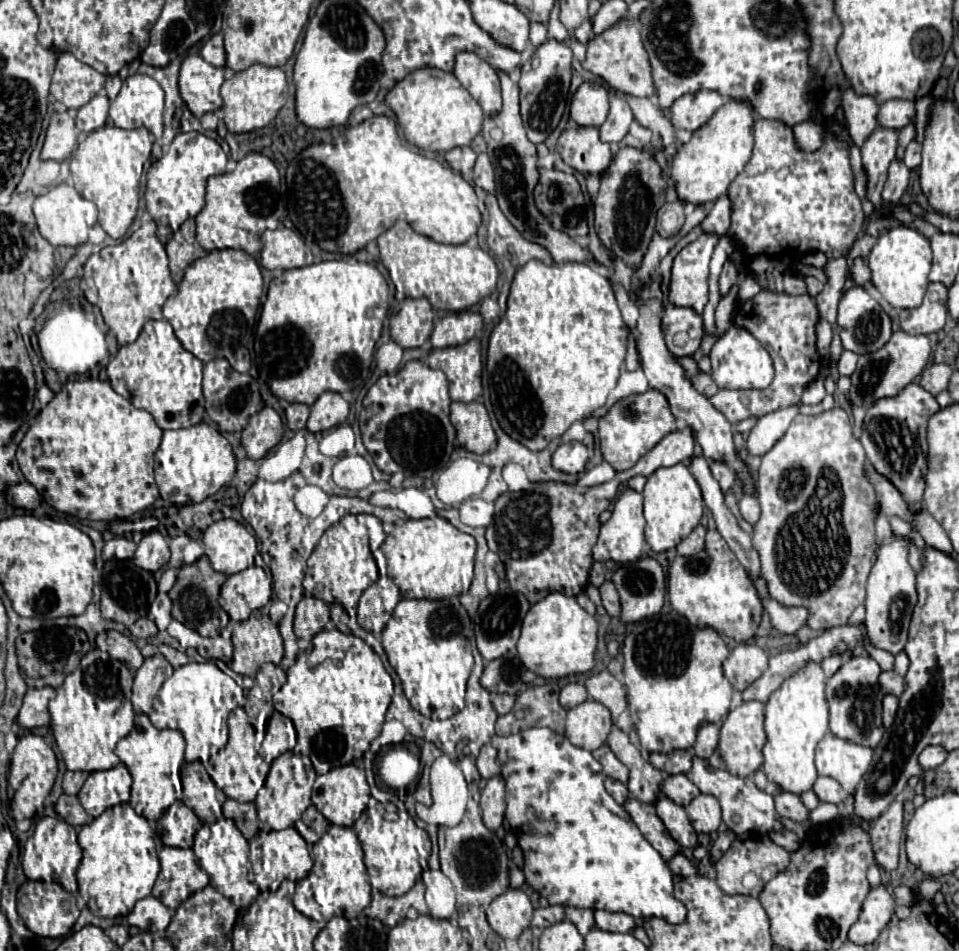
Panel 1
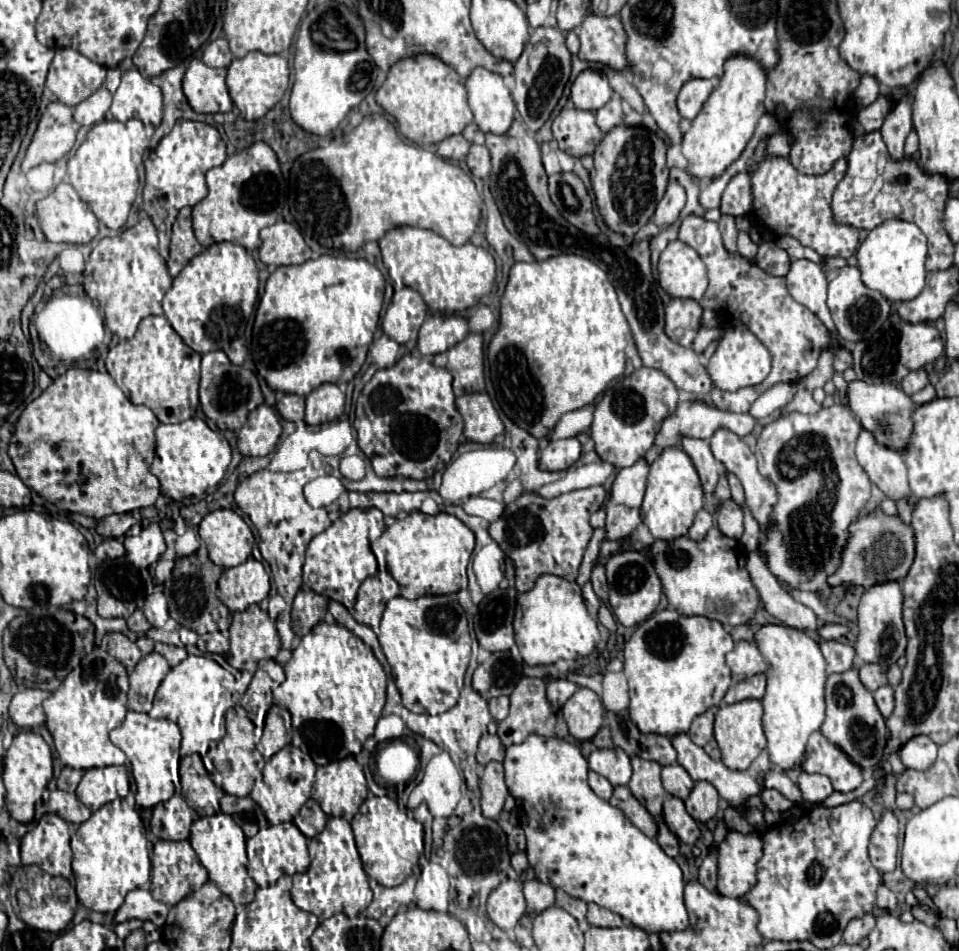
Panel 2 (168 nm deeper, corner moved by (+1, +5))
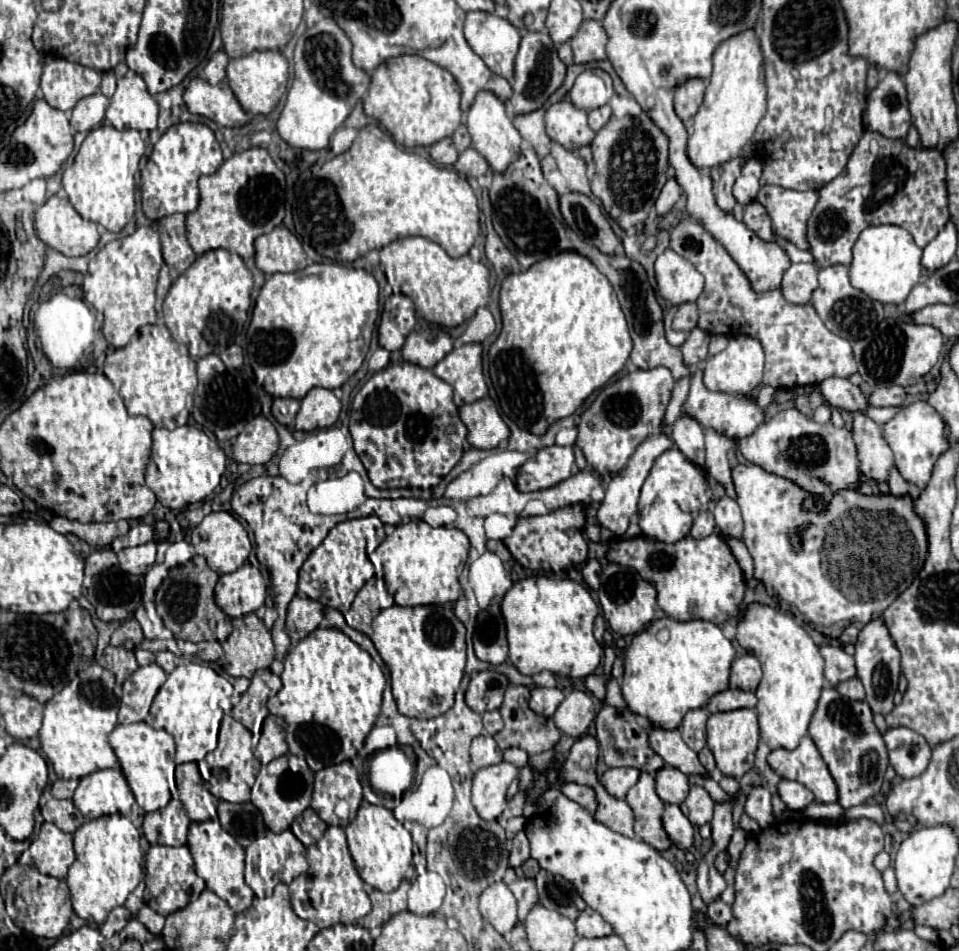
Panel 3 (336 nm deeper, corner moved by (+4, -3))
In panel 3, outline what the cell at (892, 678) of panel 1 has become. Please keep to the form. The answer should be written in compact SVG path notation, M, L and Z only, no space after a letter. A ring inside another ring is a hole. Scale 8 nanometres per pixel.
M853 677L849 681L843 681L841 685L837 685L837 691L847 697L847 699L853 699L853 701L863 701L865 699L865 689L863 689L863 683L859 677Z

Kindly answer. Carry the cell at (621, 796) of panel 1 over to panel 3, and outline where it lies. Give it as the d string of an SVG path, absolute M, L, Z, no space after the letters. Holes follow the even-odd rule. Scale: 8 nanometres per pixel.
M565 781L565 783L561 785L561 791L563 791L569 799L573 799L573 801L577 801L577 803L585 805L585 809L589 809L591 813L595 813L595 809L597 809L599 801L597 801L597 797L595 797L595 789L593 789L593 787Z

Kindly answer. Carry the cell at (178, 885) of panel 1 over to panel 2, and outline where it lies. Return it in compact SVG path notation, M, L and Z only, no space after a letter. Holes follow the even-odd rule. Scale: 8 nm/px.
M158 841L150 855L152 861L152 879L150 879L150 893L156 901L162 901L166 905L176 905L182 901L188 893L200 889L208 881L208 871L198 861L190 841Z

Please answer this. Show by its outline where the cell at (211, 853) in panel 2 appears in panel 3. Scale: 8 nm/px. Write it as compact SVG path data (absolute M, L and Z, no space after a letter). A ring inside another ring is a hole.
M219 821L191 823L189 825L189 835L187 835L187 847L189 847L189 851L195 859L195 871L201 879L205 879L207 889L211 889L223 901L227 901L229 907L235 913L241 913L241 911L249 909L249 905L253 901L253 891L243 881L245 849L219 825Z

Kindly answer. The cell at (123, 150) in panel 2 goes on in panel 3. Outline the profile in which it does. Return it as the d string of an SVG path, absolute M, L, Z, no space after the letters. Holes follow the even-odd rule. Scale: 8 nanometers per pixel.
M111 125L93 129L81 143L73 165L63 171L63 189L77 213L111 233L119 233L135 215L135 173L143 153L145 143L135 129L117 131Z

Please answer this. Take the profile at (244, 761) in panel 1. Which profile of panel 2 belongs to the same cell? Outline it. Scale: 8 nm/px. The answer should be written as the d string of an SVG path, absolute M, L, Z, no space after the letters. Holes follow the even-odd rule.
M234 705L232 709L226 711L226 735L224 739L218 743L218 751L216 751L216 759L212 761L214 771L212 771L212 779L214 783L218 783L218 787L222 787L228 795L234 797L246 797L252 791L254 781L262 775L262 771L266 764L266 760L261 755L262 745L260 739L264 733L264 725L258 731L256 725L248 719L248 713L240 707ZM259 742L259 743L258 743ZM258 744L258 746L256 746ZM256 749L259 751L256 751Z

